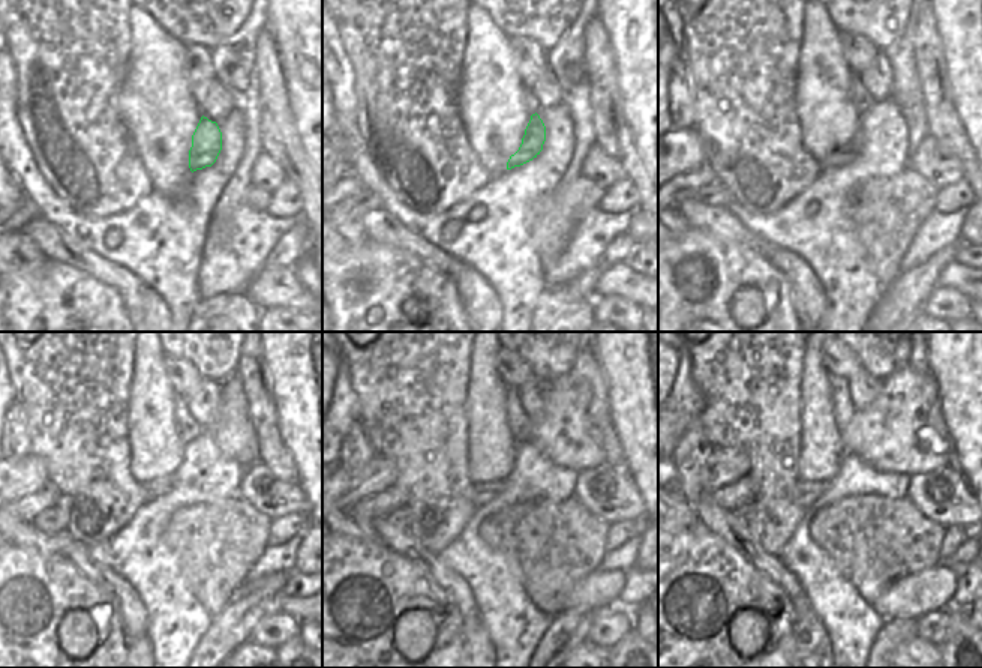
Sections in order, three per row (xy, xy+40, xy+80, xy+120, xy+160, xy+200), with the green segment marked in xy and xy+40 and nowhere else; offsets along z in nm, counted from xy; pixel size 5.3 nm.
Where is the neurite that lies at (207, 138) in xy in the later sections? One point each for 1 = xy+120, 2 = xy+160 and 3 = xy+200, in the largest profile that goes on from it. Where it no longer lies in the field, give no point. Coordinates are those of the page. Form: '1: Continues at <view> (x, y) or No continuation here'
1: Continues at xy+120 (158, 487)
2: Continues at xy+160 (482, 493)
3: Continues at xy+200 (804, 494).

